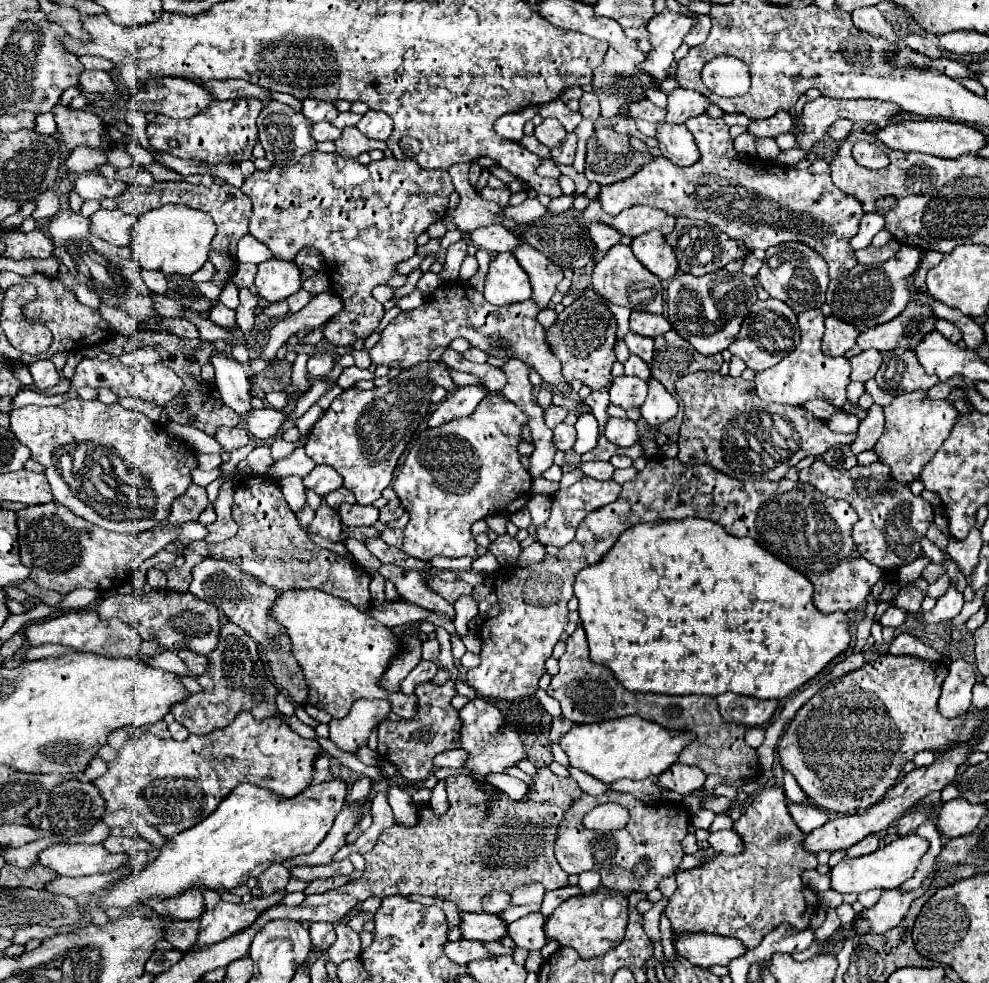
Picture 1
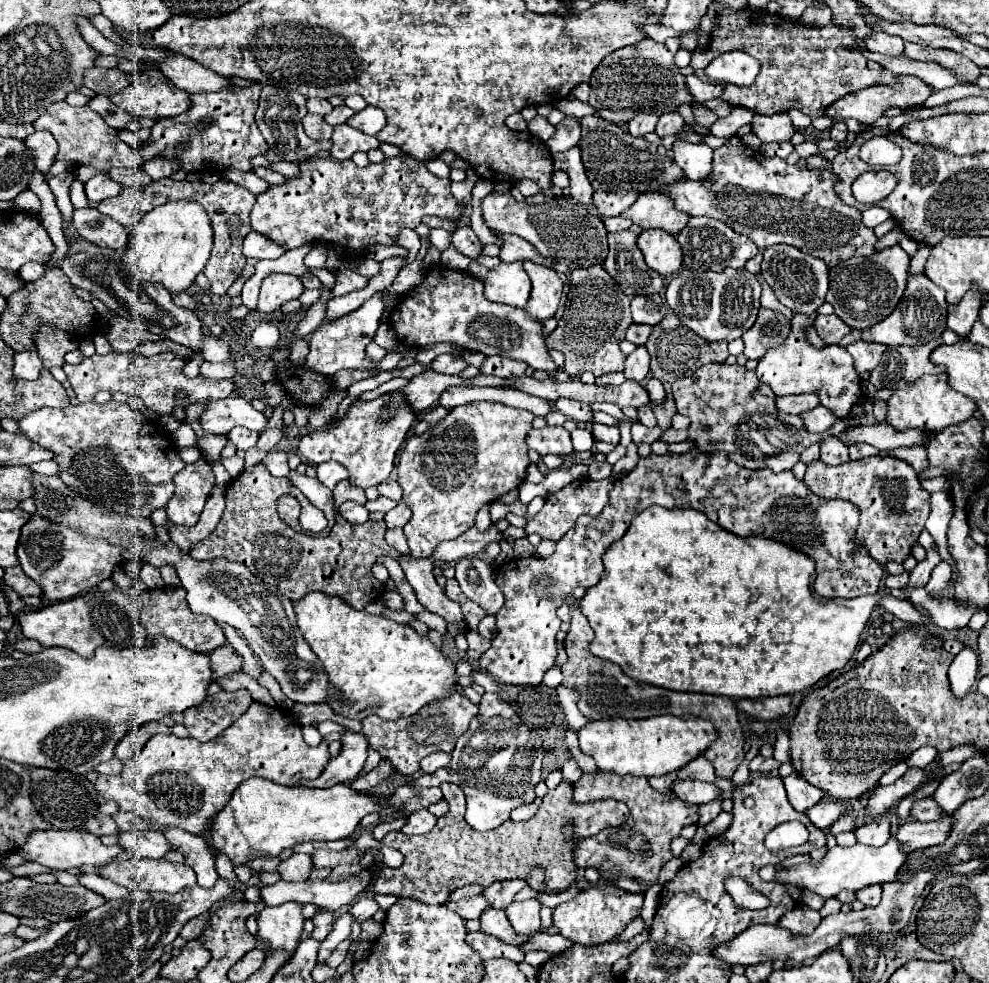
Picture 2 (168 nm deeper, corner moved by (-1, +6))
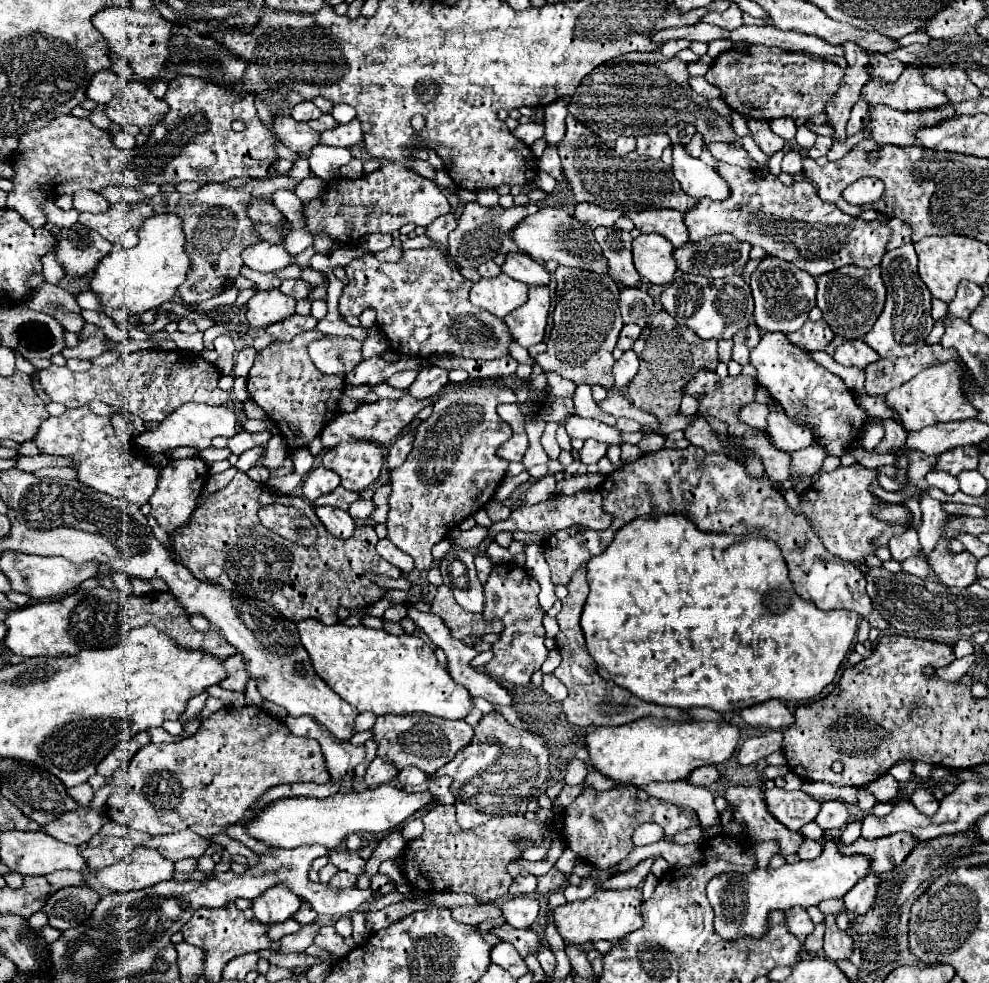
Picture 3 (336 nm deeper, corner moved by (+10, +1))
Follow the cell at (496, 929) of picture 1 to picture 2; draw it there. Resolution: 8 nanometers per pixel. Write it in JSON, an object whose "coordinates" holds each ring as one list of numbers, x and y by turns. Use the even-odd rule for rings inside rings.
{"coordinates":[[489,908,489,910,485,910,485,914,481,914,479,922,481,922,481,932,483,934,489,934,489,936,493,936,493,938,497,938,501,942,509,942,509,944,523,942,523,938,519,938,513,932,513,928,511,928,511,924,509,924,509,920,505,916,505,910]]}

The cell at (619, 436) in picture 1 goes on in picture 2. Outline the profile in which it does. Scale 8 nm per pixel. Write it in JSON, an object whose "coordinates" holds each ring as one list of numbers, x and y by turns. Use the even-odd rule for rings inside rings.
{"coordinates":[[593,424,591,432,593,432,595,440,603,440,603,442,611,442,611,444,619,444,619,428,617,428,617,426]]}

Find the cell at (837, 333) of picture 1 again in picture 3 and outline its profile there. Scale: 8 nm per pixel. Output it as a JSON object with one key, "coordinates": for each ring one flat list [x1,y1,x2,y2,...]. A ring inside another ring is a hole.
{"coordinates":[[806,321,802,329,786,335,790,343,800,347,802,351,824,351,824,347,834,339,832,329,826,325,826,321]]}

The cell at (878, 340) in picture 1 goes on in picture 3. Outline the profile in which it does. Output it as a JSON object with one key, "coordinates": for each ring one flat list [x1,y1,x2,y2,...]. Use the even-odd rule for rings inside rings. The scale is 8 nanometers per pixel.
{"coordinates":[[904,245,888,251,880,267,882,267,882,279,886,285,886,305,878,321,874,323,872,331,864,337,864,341,880,357,908,357,926,343,926,337,934,327,934,319,930,315,932,297,916,271,916,253,912,245]]}

